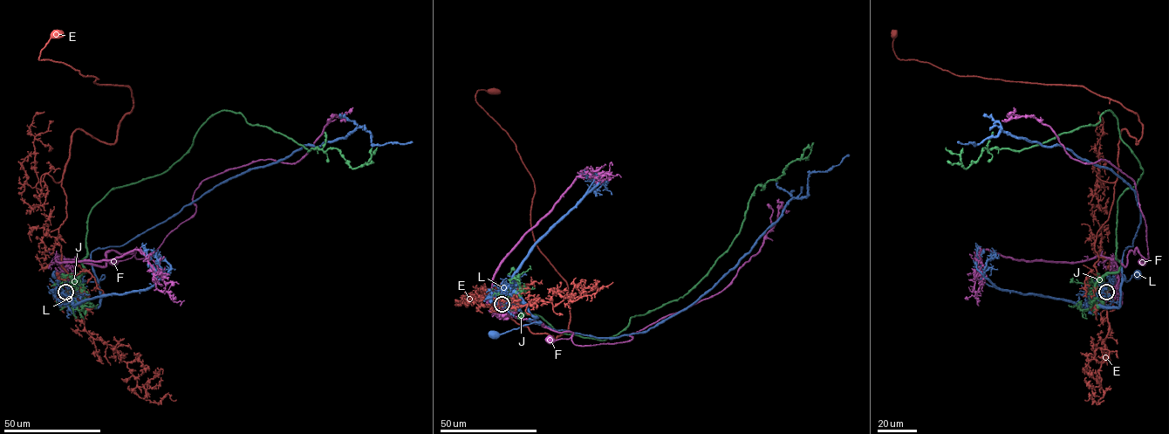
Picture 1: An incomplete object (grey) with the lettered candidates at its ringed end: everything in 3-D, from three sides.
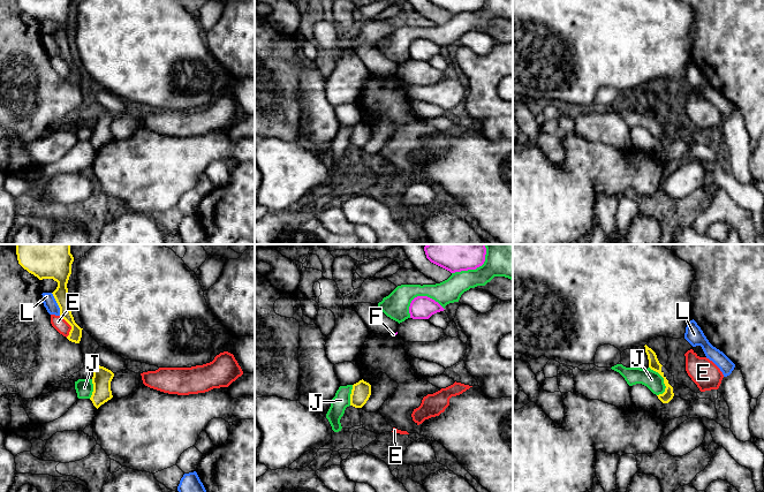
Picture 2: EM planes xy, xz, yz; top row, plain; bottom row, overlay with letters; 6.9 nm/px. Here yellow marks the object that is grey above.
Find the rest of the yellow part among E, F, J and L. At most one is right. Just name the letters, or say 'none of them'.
none of them

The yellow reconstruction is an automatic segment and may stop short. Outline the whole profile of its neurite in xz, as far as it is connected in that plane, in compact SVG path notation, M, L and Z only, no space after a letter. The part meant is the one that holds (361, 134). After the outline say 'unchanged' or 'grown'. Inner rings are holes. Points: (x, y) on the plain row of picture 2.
M363 121L353 127L350 147L362 150L371 137L371 127Z; unchanged

